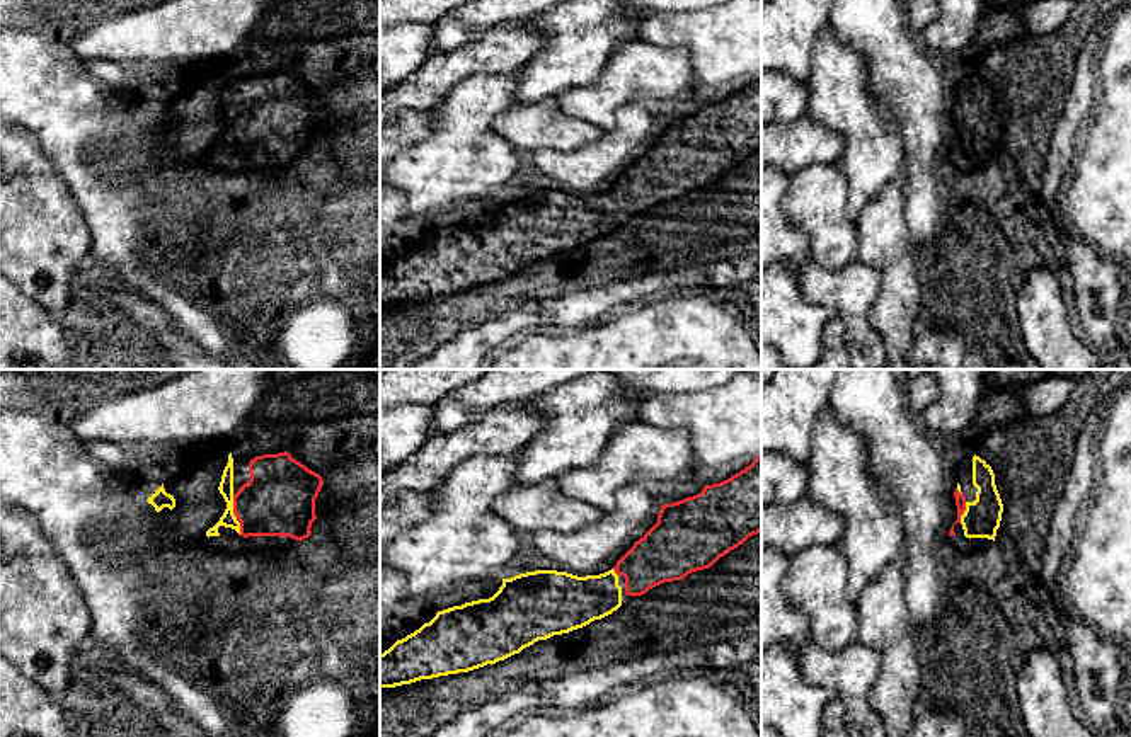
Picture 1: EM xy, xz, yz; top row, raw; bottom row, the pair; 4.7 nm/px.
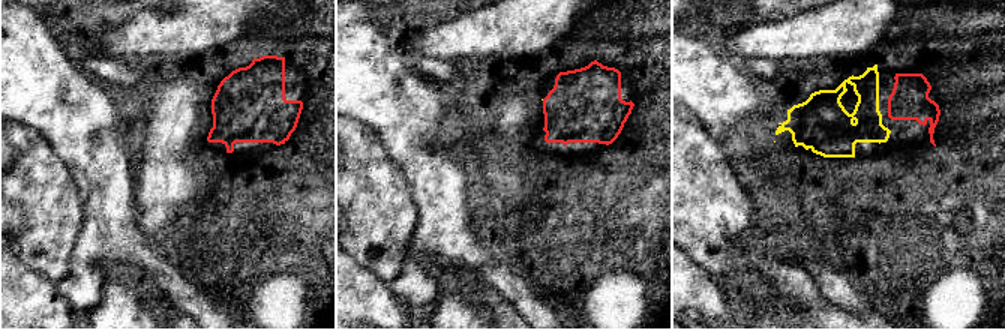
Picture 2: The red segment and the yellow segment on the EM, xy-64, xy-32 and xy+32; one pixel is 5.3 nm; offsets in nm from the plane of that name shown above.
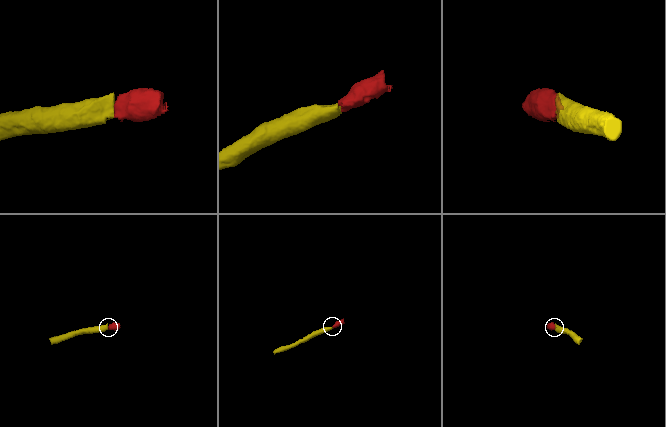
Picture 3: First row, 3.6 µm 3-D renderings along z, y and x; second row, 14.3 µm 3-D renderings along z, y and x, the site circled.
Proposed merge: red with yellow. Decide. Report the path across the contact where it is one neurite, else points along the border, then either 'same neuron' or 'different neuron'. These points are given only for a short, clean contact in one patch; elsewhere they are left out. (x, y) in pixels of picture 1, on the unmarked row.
across xy (280, 116), (251, 131), (234, 131), (229, 138) | same neuron

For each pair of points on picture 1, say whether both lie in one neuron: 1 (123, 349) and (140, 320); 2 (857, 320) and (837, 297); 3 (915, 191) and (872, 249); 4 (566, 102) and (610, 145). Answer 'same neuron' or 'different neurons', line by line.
1: different neurons
2: same neuron
3: different neurons
4: different neurons

